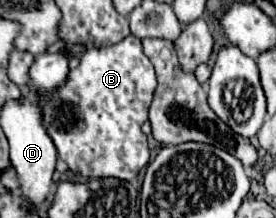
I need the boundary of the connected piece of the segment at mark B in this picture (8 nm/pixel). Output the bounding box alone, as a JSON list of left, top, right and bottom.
[43,35,155,181]

